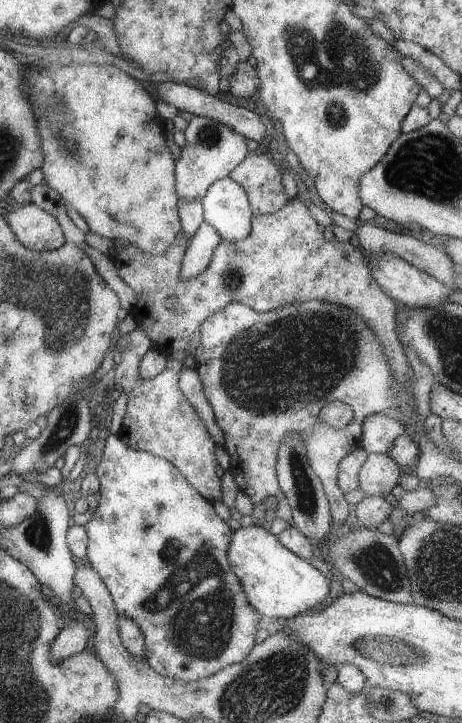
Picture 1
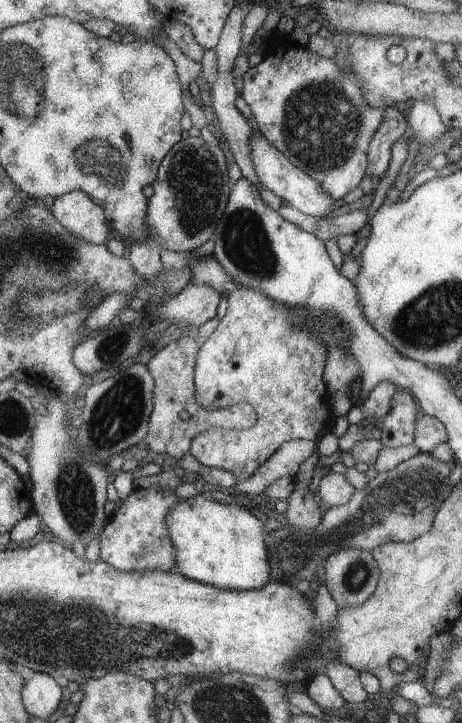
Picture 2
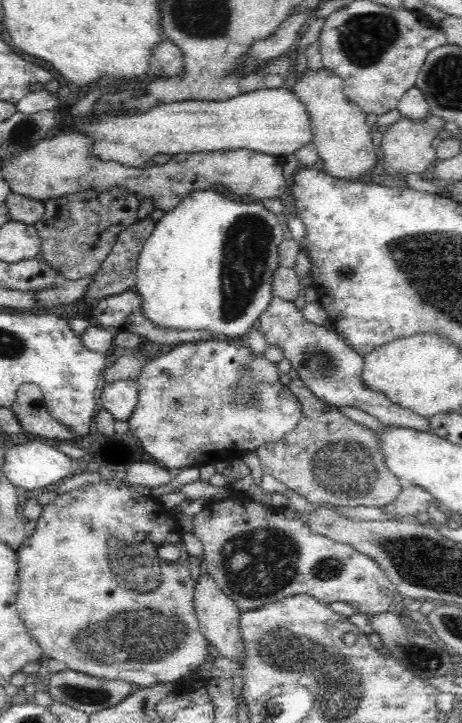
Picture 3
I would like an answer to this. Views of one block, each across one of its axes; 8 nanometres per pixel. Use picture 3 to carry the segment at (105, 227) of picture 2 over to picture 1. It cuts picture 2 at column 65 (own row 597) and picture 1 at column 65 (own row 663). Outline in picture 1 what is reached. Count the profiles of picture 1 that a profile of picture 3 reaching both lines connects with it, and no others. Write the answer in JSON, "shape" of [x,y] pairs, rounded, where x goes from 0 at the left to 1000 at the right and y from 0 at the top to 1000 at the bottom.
{"shape":[[[71,279],[37,284],[9,299],[35,332],[56,343],[78,349],[121,346],[145,335],[130,307]]]}

